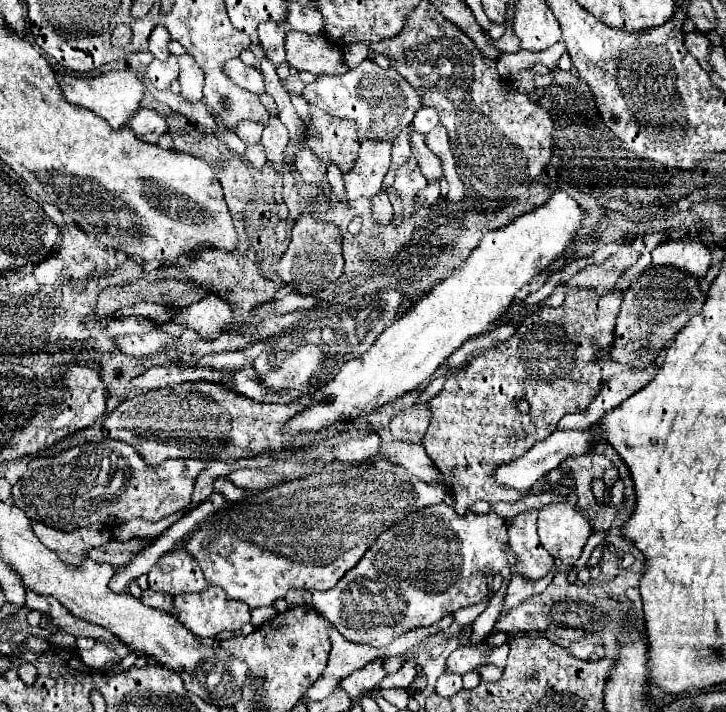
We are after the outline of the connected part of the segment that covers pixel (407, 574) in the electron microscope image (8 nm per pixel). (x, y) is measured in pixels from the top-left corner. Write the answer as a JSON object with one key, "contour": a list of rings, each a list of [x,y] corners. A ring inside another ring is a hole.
{"contour":[[[445,503],[423,507],[383,531],[383,535],[379,535],[379,539],[367,549],[367,555],[359,559],[357,567],[347,571],[347,575],[343,575],[343,579],[339,579],[331,591],[315,591],[313,607],[319,609],[347,641],[383,647],[409,629],[429,627],[461,607],[481,603],[489,595],[485,571],[507,567],[509,547],[507,523],[493,511],[487,515],[457,515]]]}

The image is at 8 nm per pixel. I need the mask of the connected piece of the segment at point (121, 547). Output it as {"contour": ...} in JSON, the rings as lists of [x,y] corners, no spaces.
{"contour":[[[111,541],[111,543],[103,543],[103,547],[91,547],[91,551],[87,551],[87,557],[95,559],[95,561],[105,561],[111,565],[127,565],[135,553],[139,553],[143,547],[147,547],[151,541]]]}

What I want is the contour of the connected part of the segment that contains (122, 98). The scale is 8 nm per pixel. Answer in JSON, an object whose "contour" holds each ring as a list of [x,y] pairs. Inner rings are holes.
{"contour":[[[107,71],[97,77],[63,75],[59,77],[59,87],[69,103],[93,111],[95,115],[105,119],[113,129],[119,129],[129,121],[129,117],[139,109],[145,91],[145,85],[131,71]]]}

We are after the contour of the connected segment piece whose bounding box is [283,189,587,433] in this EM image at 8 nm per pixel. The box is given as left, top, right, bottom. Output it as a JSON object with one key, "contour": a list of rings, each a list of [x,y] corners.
{"contour":[[[555,189],[547,203],[515,217],[505,227],[485,233],[479,247],[473,249],[461,267],[413,303],[407,313],[377,337],[367,353],[347,361],[329,383],[329,393],[325,389],[315,391],[313,405],[295,415],[283,431],[319,431],[337,421],[365,417],[417,389],[469,337],[487,333],[491,325],[497,325],[523,285],[529,285],[535,275],[549,271],[551,265],[563,259],[585,219],[587,211],[567,191]]]}

